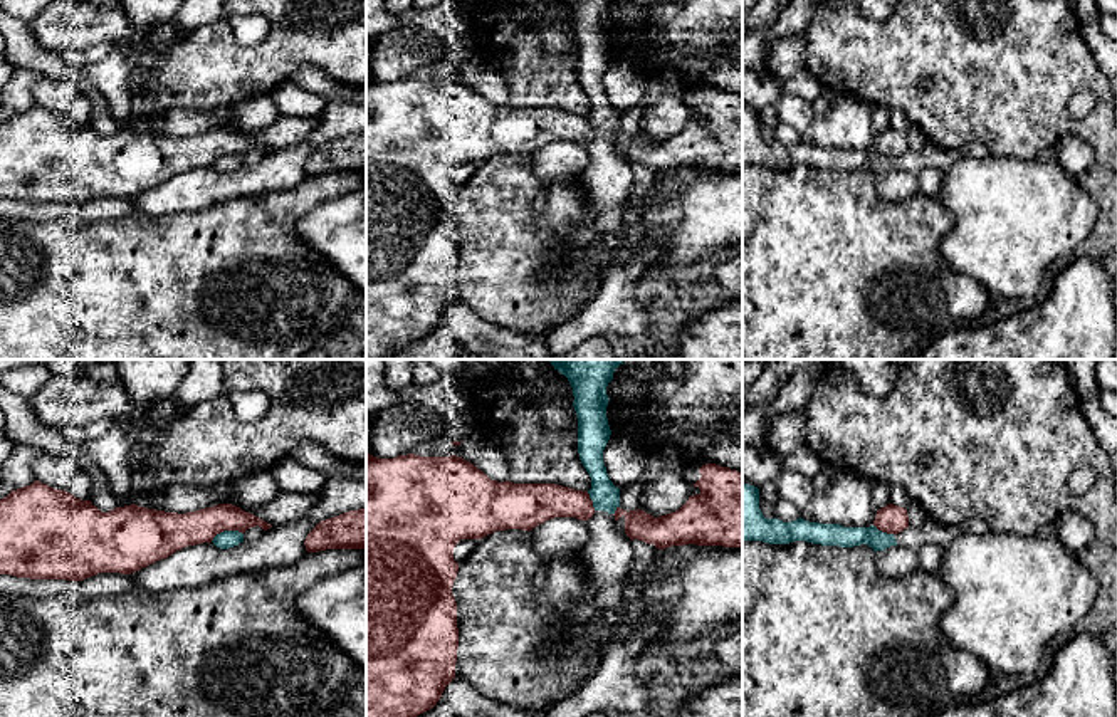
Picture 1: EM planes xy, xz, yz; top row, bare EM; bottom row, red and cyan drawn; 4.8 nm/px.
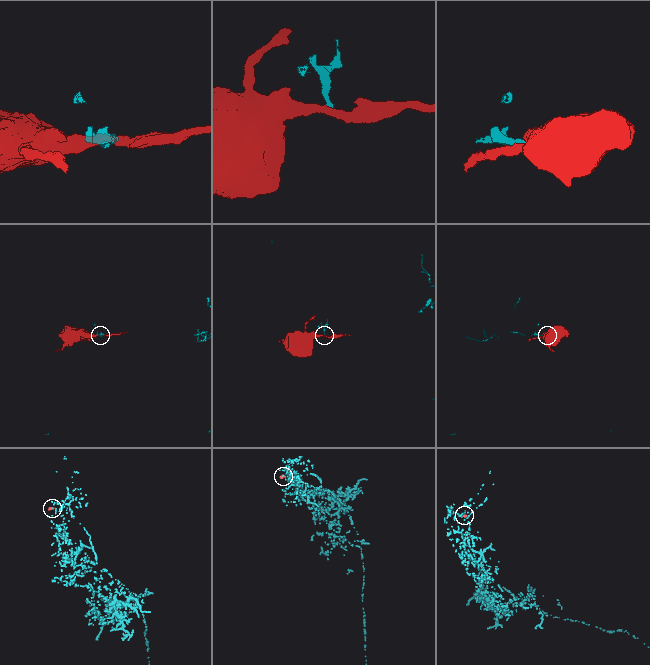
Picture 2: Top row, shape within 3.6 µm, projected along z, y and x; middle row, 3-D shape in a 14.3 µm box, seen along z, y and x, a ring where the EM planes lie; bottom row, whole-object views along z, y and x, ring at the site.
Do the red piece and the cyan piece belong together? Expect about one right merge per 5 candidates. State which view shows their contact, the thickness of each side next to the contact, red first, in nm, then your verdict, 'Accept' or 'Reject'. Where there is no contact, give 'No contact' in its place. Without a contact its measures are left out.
Touches red in xy. Thickness 180 nm (red) against 90 nm. Reject

